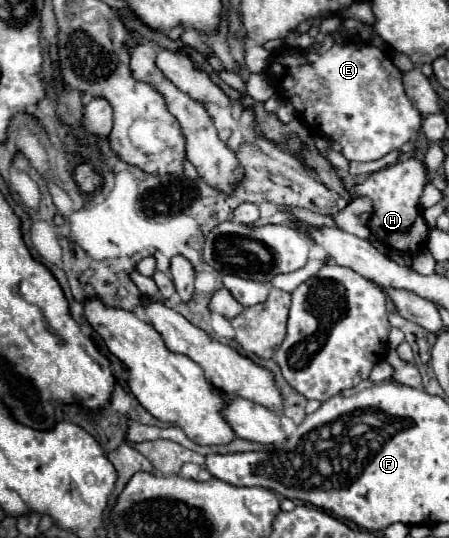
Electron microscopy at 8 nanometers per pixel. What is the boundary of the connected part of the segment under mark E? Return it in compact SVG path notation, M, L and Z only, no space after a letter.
M347 42L347 44L333 44L327 52L317 52L313 48L305 50L285 50L279 54L279 60L271 60L269 74L273 80L281 82L281 94L289 98L293 108L297 110L299 118L315 132L321 132L331 142L341 144L341 154L347 160L355 162L369 162L379 160L391 150L401 148L405 142L417 138L421 128L421 114L405 94L405 86L401 80L401 72L391 64L385 52L371 44L363 42Z

